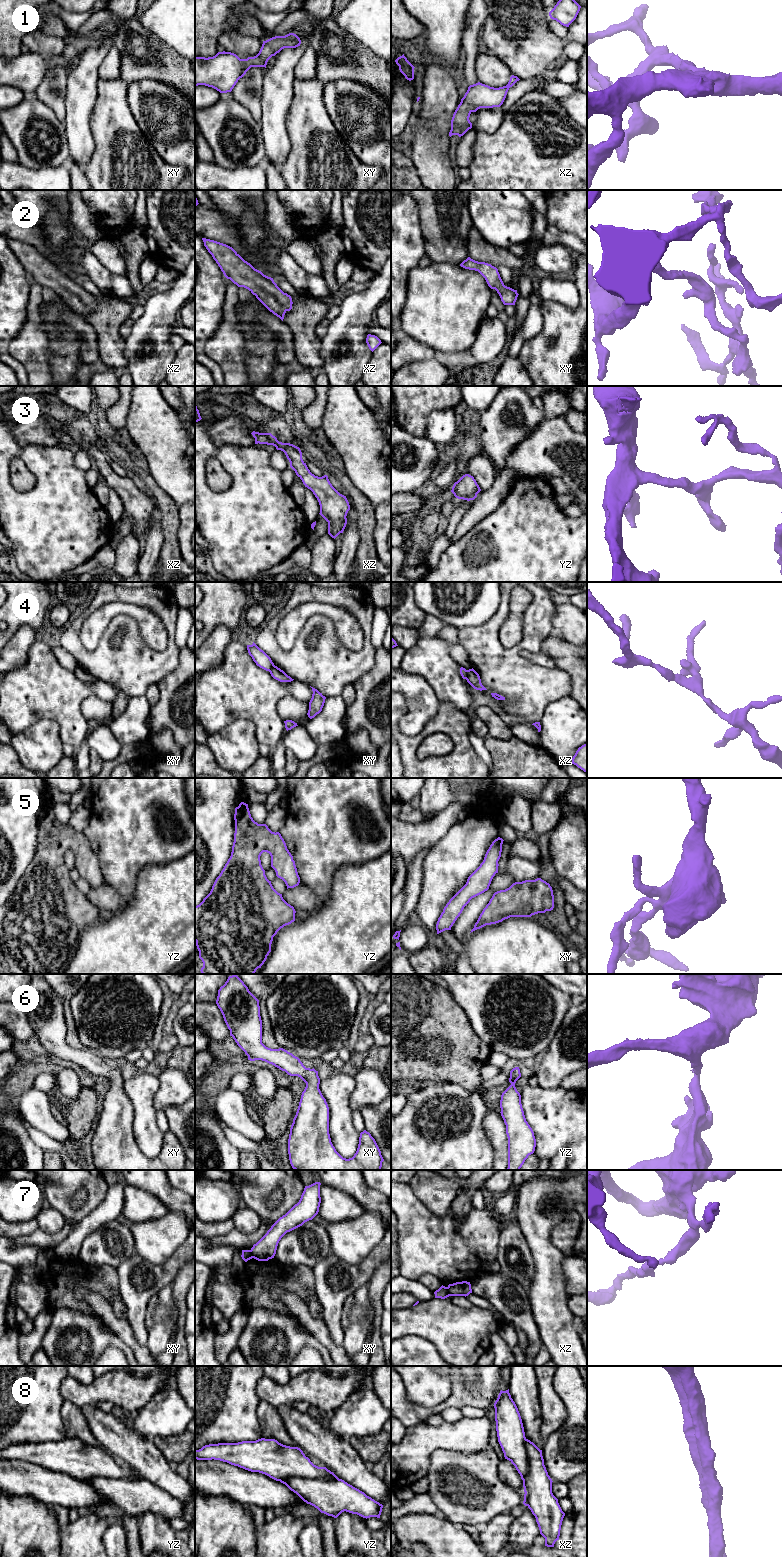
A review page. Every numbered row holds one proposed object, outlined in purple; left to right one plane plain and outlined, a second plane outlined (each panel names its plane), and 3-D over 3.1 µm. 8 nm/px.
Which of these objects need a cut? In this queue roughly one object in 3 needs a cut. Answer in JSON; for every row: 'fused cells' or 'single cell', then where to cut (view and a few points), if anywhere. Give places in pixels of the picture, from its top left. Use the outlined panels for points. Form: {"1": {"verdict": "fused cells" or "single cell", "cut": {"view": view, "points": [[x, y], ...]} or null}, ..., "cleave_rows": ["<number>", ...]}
{"1": {"verdict": "single cell", "cut": null}, "2": {"verdict": "single cell", "cut": null}, "3": {"verdict": "single cell", "cut": null}, "4": {"verdict": "fused cells", "cut": {"view": "xz", "points": [[467, 670], [466, 679]]}}, "5": {"verdict": "single cell", "cut": null}, "6": {"verdict": "single cell", "cut": null}, "7": {"verdict": "fused cells", "cut": {"view": "xz", "points": [[446, 1287], [450, 1295]]}}, "8": {"verdict": "fused cells", "cut": {"view": "yz", "points": [[338, 1478], [305, 1479], [285, 1477], [278, 1480]]}}, "cleave_rows": ["4", "7", "8"]}

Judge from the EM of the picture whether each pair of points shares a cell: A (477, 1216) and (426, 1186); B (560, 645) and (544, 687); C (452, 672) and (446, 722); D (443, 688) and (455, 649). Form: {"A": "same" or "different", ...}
{"A": "different", "B": "different", "C": "different", "D": "different"}

